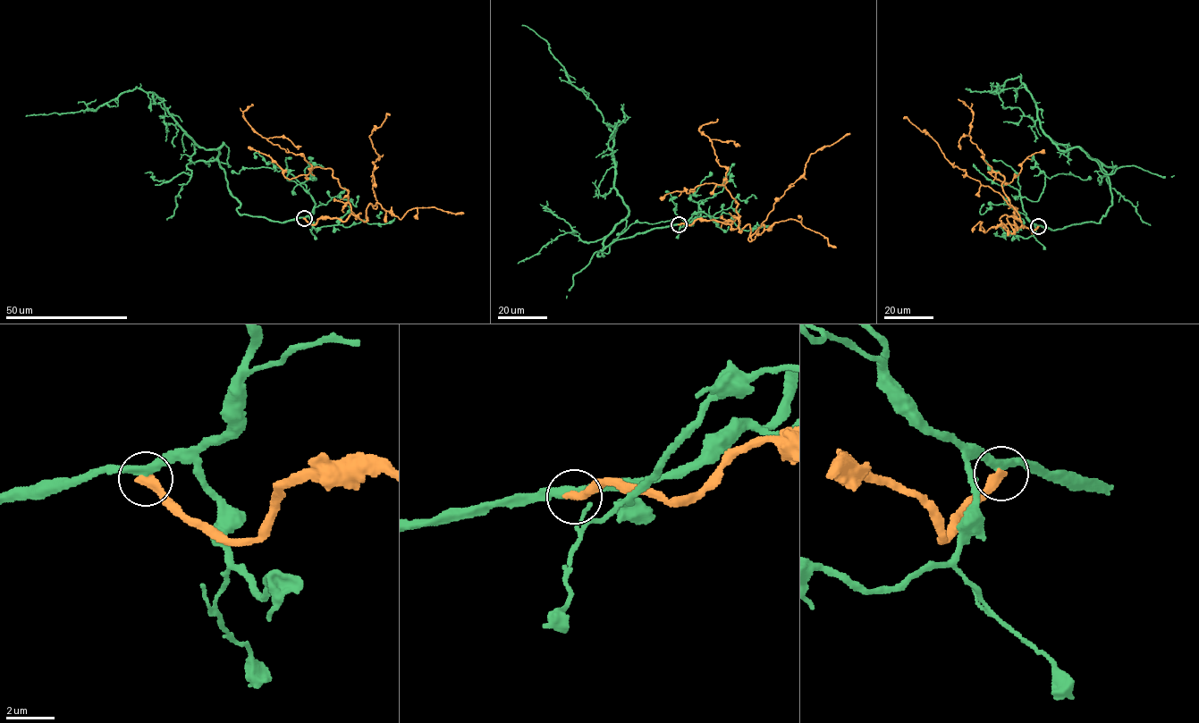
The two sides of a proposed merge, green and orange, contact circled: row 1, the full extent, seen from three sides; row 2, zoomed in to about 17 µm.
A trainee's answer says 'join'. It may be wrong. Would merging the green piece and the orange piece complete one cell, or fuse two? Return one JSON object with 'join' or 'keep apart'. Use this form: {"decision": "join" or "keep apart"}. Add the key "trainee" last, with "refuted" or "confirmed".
{"decision": "keep apart", "trainee": "refuted"}

